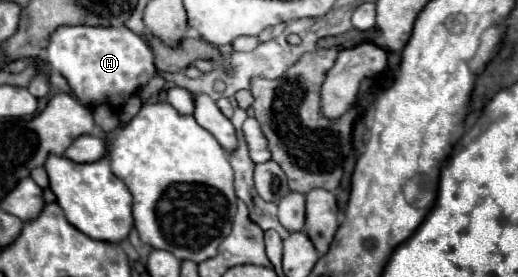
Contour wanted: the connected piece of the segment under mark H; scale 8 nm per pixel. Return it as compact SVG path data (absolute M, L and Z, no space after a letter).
M62 26L48 42L46 62L58 70L74 90L78 102L98 106L106 102L116 112L124 102L156 74L154 56L148 44L128 28L100 28L100 26Z

